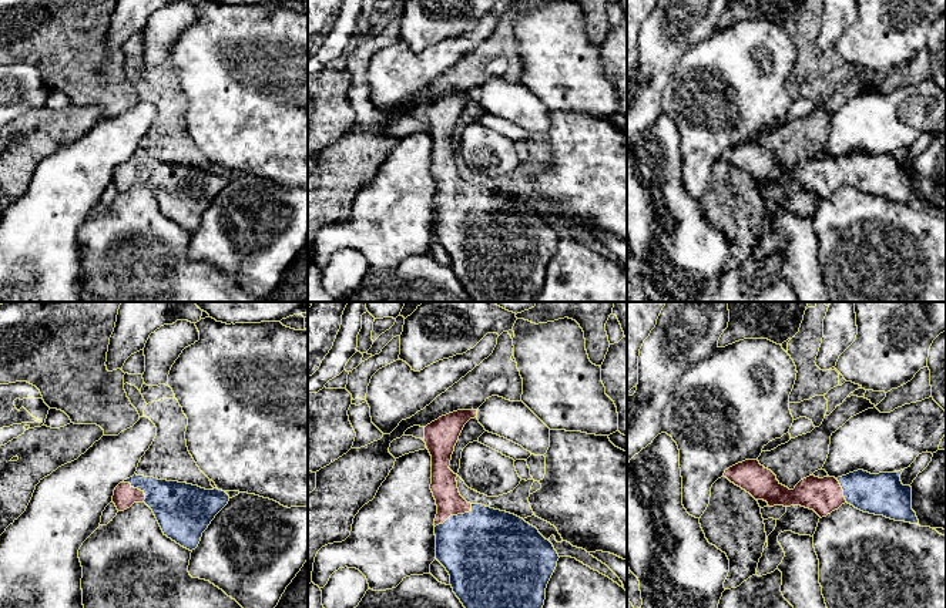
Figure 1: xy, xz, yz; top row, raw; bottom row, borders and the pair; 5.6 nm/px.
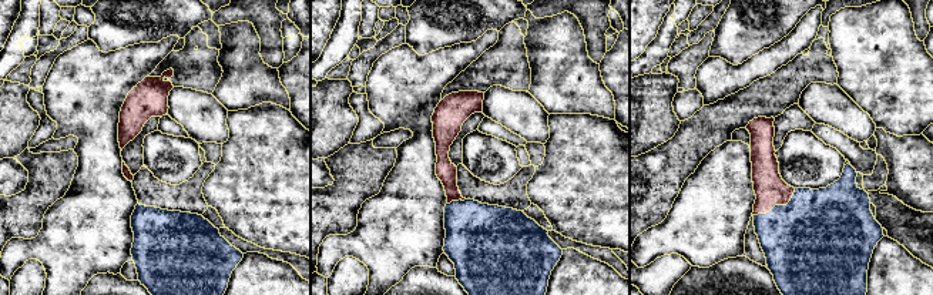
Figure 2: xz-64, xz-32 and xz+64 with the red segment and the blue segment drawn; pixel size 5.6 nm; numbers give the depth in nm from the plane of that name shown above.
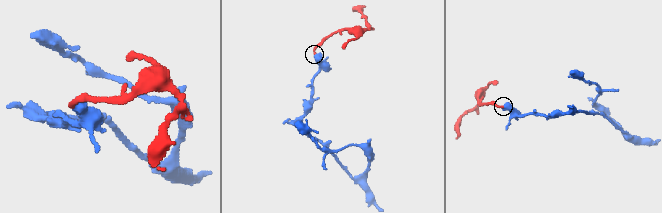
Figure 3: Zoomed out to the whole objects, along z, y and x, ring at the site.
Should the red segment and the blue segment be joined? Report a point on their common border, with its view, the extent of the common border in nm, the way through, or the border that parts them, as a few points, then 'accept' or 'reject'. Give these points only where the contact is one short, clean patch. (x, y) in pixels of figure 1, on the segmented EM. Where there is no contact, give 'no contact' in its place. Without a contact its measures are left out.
contact xz (455, 514); length 260 nm; way xz (449, 501), (455, 514), (458, 523), (483, 548); accept

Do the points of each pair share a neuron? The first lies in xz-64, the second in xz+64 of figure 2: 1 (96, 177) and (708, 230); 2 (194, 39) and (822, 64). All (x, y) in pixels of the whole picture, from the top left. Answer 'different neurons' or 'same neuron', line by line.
1: same neuron
2: same neuron

